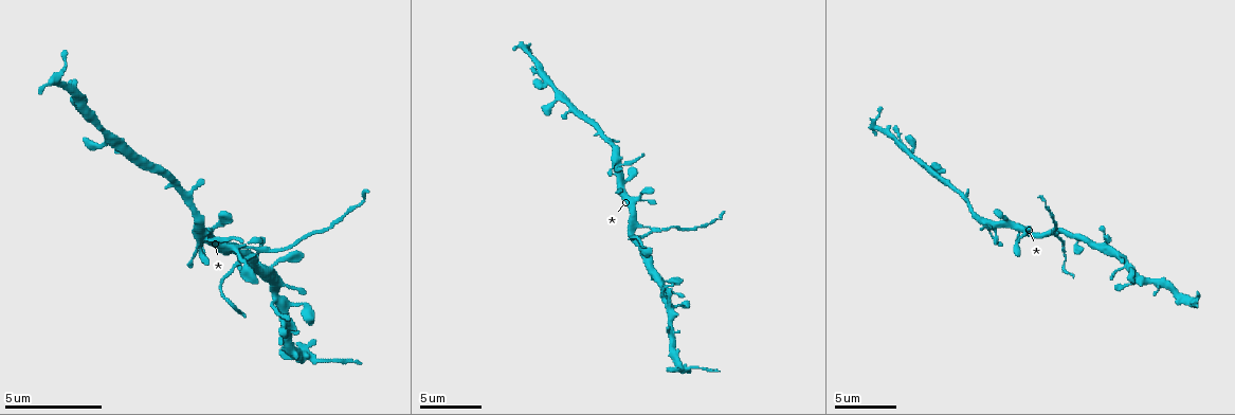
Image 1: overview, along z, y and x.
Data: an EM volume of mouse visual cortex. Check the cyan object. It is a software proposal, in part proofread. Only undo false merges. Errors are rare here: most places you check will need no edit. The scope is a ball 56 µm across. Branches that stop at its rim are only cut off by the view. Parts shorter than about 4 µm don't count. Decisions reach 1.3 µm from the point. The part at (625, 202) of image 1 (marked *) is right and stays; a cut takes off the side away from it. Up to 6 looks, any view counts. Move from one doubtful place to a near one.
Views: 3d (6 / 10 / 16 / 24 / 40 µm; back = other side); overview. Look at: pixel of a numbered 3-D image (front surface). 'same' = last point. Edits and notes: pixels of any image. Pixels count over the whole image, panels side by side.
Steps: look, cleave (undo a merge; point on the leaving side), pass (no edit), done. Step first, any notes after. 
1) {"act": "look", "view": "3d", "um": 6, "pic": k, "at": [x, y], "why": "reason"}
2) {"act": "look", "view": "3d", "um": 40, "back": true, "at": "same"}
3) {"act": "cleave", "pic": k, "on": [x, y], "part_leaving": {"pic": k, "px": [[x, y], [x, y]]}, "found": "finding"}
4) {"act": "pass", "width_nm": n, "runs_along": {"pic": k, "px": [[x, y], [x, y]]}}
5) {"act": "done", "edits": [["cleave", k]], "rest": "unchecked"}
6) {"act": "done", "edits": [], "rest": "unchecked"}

{"act": "look", "view": "3d", "um": 10, "pic": 1, "at": [635, 225], "why": "branch point"}

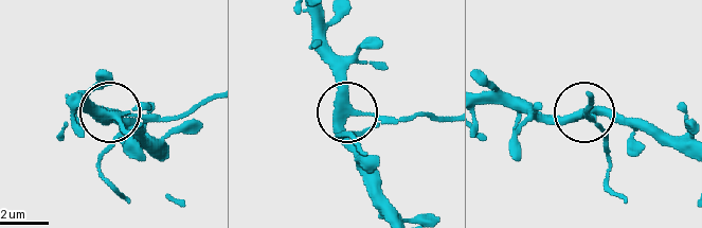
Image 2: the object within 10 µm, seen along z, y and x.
{"act": "cleave", "pic": 2, "on": [172, 118], "side_arm_um": 8, "arms": 3, "found": "a second neuron is stuck on"}

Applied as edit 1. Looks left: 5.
{"act": "look", "view": "3d", "um": 10, "pic": 1, "at": [304, 358], "why": "thin arm on a thick one"}

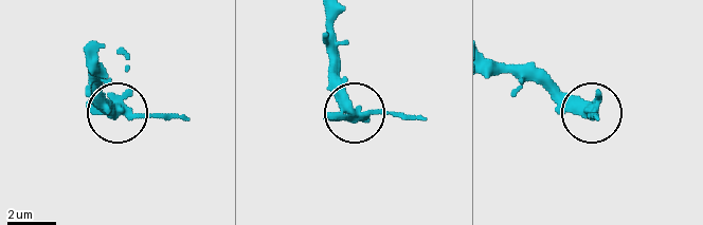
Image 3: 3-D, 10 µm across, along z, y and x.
{"act": "look", "view": "3d", "um": 10, "back": true, "pic": 3, "at": [356, 107]}

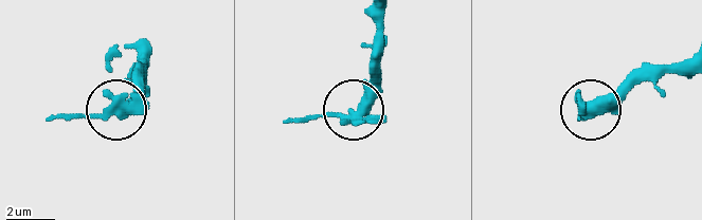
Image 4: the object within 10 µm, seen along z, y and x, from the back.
{"act": "pass", "width_nm": 370, "found": "all the same neuron"}

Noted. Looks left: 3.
{"act": "look", "view": "3d", "um": 6, "pic": 1, "at": [880, 131], "why": "three-way junction"}

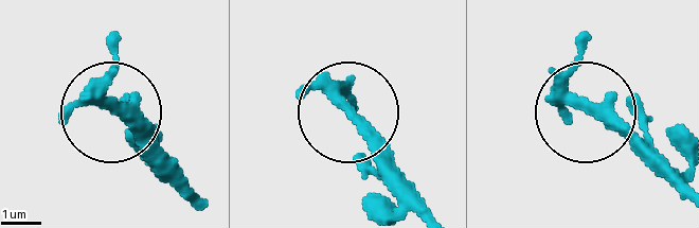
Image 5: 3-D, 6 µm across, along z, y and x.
{"act": "pass", "runs_along": {"pic": 5, "px": [[194, 192], [110, 101], [103, 81], [113, 33]]}, "found": "continuous, no second neuron"}

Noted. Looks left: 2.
{"act": "done", "edits": [["cleave", 2]], "rest": "unchecked"}

